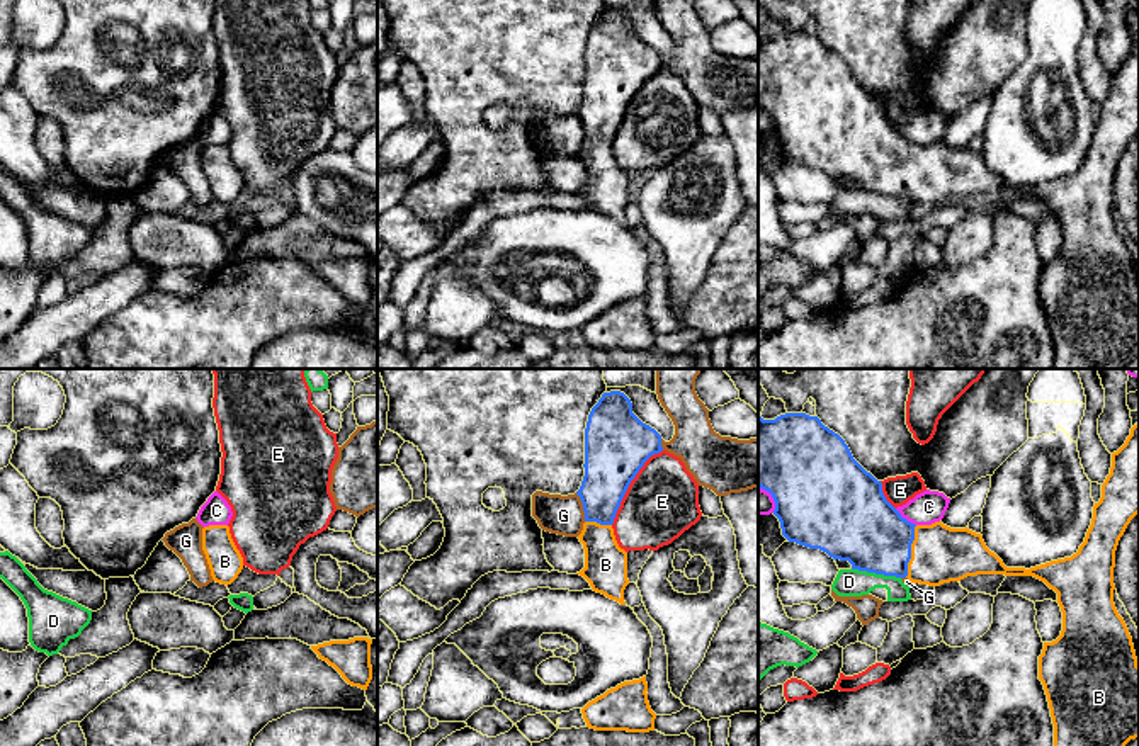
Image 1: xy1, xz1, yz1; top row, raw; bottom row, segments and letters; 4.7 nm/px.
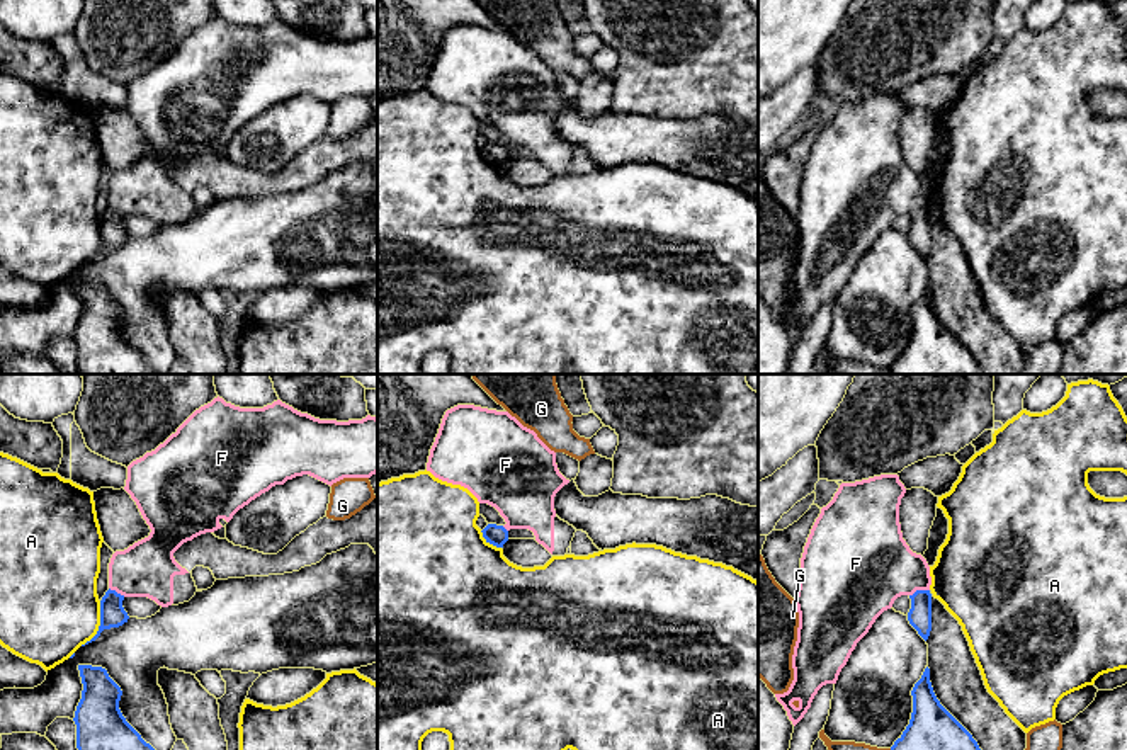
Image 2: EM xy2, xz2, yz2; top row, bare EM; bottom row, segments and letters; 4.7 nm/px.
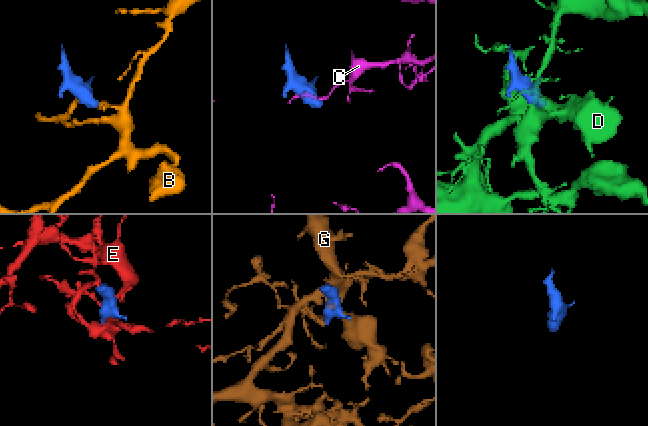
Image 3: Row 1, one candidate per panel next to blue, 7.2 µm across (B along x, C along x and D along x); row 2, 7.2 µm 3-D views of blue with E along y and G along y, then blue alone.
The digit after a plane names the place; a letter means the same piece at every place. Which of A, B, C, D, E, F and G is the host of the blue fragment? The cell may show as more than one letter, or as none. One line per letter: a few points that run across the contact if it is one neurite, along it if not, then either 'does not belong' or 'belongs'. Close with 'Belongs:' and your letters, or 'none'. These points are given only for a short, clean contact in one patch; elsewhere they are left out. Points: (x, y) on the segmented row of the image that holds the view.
A: does not belong
B: line yz1 (864, 529), (886, 544), (910, 551), (940, 554); belongs
C: does not belong
D: does not belong
E: does not belong
F: line yz2 (928, 589), (918, 589), (910, 596); does not belong
G: does not belong
Belongs: B

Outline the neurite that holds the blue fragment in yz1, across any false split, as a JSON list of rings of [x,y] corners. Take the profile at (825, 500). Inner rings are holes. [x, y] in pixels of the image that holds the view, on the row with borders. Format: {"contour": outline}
{"contour": [[[785,413],[775,420],[758,418],[758,486],[775,501],[774,515],[789,542],[819,549],[835,561],[848,561],[852,569],[908,578],[913,585],[940,586],[978,574],[1034,576],[1057,593],[1062,612],[1061,636],[1044,642],[1039,656],[1039,680],[1044,685],[1054,724],[1054,746],[1125,746],[1139,738],[1139,664],[1132,637],[1114,603],[1115,551],[1130,520],[1139,513],[1139,421],[1125,444],[1112,454],[1112,467],[1102,484],[1102,498],[1093,506],[1085,542],[1071,557],[1051,561],[1030,569],[1006,568],[991,552],[981,534],[950,528],[942,522],[915,525],[886,500],[882,483],[867,472],[852,455],[845,440],[824,427],[818,416]]]}

